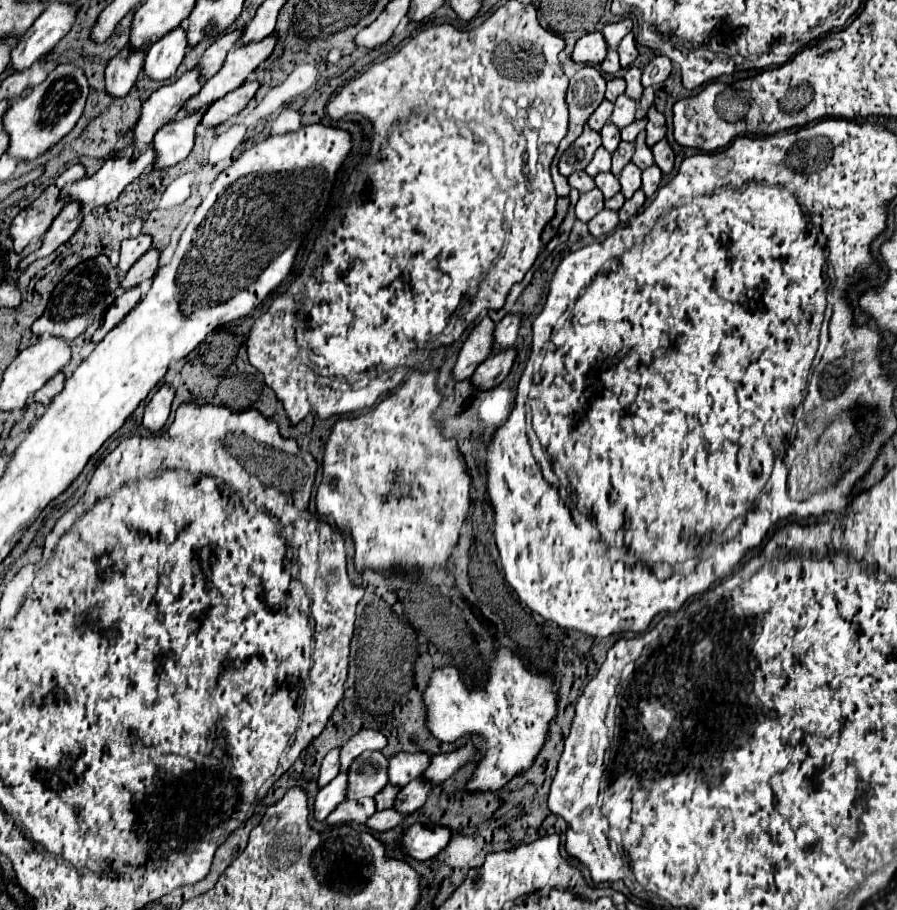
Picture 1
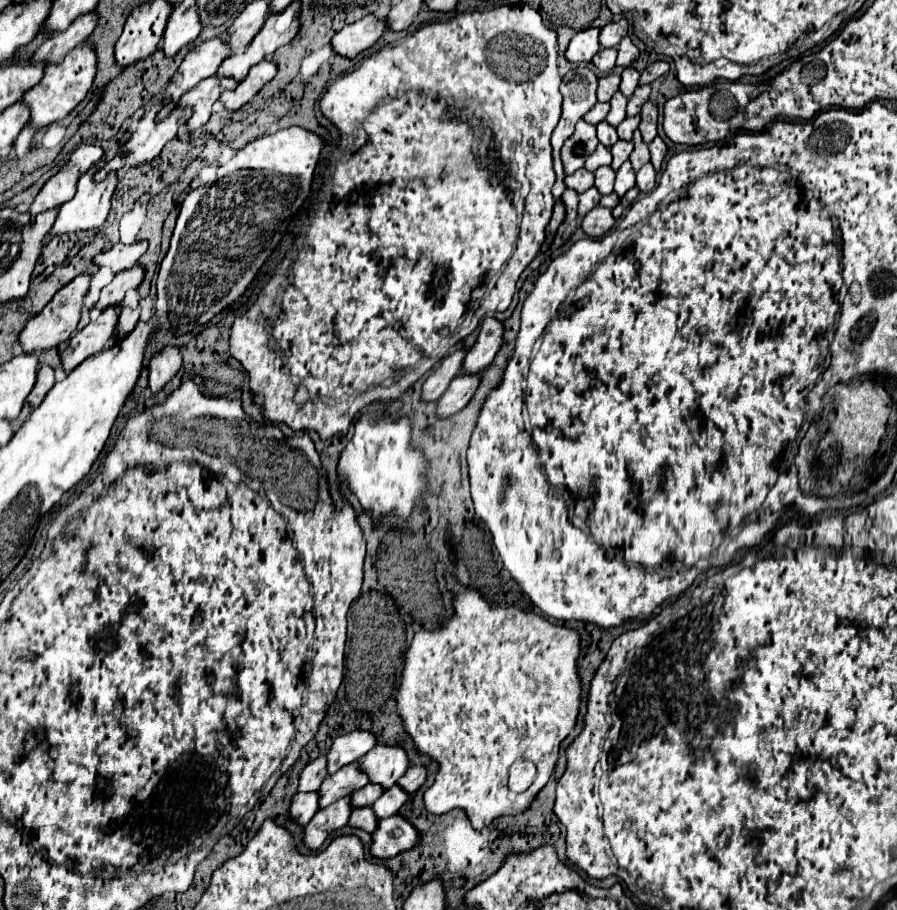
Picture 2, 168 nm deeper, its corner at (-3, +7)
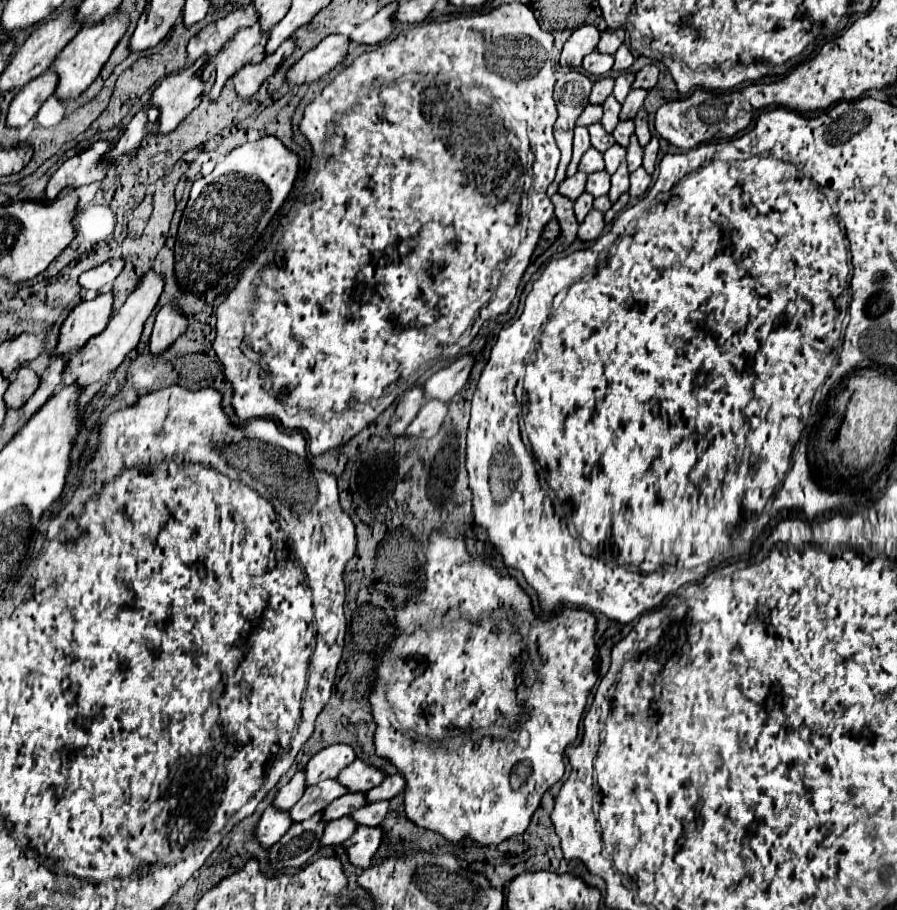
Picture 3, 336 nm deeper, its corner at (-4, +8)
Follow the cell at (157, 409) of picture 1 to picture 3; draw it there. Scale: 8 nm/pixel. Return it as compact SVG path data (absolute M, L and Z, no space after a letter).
M165 304L159 310L153 326L153 334L149 342L151 354L165 352L165 348L169 348L169 344L185 332L185 328L187 328L187 316L181 310L177 310L173 304Z

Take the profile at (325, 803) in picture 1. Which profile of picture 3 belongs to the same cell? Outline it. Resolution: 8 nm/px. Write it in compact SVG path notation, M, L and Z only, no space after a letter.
M267 808L255 826L255 838L263 848L269 848L285 834L285 830L289 830L289 826L289 812L273 812L273 808Z

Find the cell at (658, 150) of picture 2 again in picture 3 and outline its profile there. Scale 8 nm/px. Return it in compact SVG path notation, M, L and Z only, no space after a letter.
M653 136L651 142L645 146L645 154L643 154L643 168L647 170L647 174L653 174L653 170L655 170L657 150L659 150L659 140Z

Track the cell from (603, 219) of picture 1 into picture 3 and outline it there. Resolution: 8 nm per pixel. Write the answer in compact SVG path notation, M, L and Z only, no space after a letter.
M591 210L591 212L585 216L583 224L579 226L579 236L577 236L577 238L583 240L583 242L593 242L593 240L597 240L597 238L601 236L603 228L605 228L603 214L601 214L599 210Z

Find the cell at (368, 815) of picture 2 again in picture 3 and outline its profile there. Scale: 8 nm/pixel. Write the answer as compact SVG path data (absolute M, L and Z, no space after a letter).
M345 816L341 820L333 820L333 824L325 826L321 836L321 846L339 846L355 832L355 824Z

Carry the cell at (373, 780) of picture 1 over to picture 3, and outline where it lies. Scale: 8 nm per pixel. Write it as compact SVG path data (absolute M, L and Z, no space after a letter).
M323 780L321 784L307 786L297 804L289 810L289 818L295 822L303 822L313 814L325 810L337 796L343 796L345 788L337 784L337 780Z

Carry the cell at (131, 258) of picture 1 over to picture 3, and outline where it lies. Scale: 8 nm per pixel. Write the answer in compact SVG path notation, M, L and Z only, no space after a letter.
M111 258L105 264L83 272L79 276L79 286L85 290L91 290L91 292L101 292L113 284L113 280L119 276L121 270L123 270L123 260Z

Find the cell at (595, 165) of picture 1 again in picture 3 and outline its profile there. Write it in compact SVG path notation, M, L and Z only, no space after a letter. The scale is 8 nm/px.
M589 148L589 150L583 154L581 162L579 162L579 170L585 172L585 174L593 174L593 172L603 170L603 160L601 160L601 156L603 156L601 152L597 152L595 148Z

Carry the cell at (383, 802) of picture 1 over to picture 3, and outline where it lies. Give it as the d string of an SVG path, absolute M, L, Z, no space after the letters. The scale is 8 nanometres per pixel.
M343 794L337 800L333 800L325 810L323 810L323 822L337 820L341 816L349 816L353 810L365 806L365 796L363 794Z

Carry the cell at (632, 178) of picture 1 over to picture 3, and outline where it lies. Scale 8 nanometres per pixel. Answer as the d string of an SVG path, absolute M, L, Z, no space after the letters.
M623 162L617 172L611 176L611 190L609 190L609 200L615 202L623 192L627 192L629 188L629 172L627 172L627 164Z

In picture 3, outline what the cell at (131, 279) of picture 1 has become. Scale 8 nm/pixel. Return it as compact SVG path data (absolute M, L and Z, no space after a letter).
M111 292L99 294L93 300L77 304L63 322L59 330L57 348L51 352L51 356L73 354L81 350L89 338L103 332L111 318L111 304L113 304Z

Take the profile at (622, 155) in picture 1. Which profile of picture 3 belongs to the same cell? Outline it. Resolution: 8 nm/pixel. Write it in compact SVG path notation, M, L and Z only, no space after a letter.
M613 144L607 152L603 152L603 160L605 160L605 172L613 174L617 170L617 166L625 160L625 154L627 150L621 148L619 144Z

